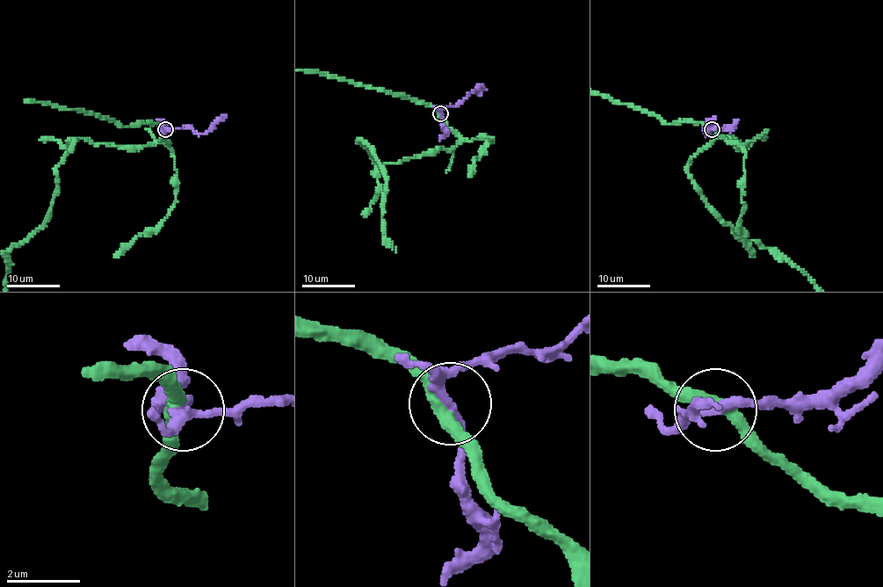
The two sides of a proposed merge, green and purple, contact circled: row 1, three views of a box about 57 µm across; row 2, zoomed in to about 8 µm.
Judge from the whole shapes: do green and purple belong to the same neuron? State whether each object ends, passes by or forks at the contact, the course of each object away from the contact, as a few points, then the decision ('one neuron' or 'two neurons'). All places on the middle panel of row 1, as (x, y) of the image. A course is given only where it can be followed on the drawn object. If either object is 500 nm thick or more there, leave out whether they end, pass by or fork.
green passes by | purple forks | purple via (440, 113), (441, 108), (457, 105), (480, 87), (485, 90) | one neuron

